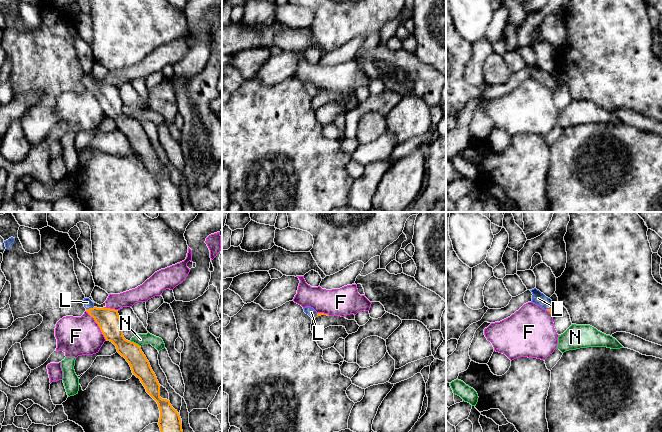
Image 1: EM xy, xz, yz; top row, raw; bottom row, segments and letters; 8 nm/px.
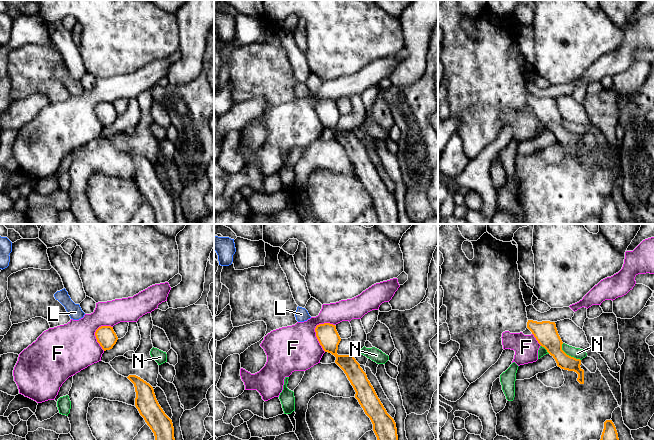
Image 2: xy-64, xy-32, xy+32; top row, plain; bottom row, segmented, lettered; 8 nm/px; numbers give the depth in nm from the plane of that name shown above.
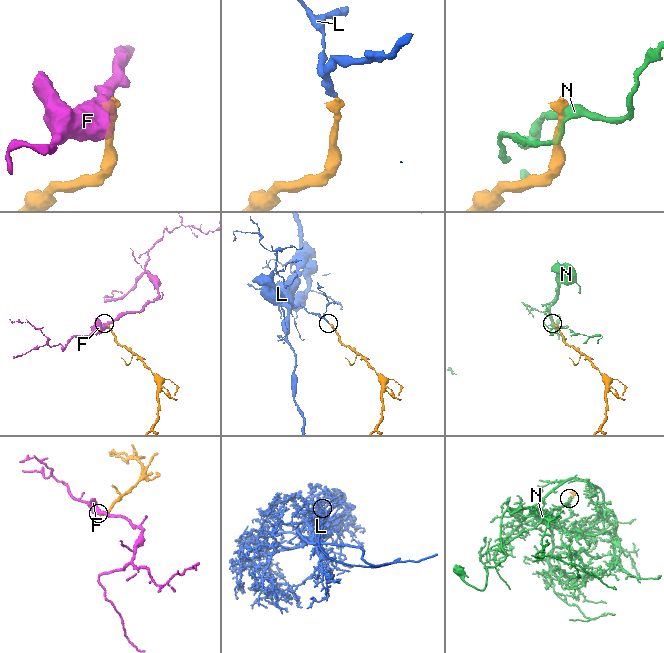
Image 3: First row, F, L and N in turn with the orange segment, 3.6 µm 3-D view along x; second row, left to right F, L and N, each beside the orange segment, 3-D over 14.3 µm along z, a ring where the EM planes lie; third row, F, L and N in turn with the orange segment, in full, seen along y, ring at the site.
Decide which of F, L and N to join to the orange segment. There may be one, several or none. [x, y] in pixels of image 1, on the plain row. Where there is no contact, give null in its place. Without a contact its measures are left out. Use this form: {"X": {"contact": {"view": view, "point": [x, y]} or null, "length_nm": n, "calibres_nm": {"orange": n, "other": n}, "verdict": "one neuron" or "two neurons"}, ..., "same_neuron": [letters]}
{"F": {"contact": {"view": "xy", "point": [98, 101]}, "length_nm": 280, "calibres_nm": {"orange": 180, "other": 320}, "verdict": "two neurons"}, "L": {"contact": {"view": "xy", "point": [89, 84]}, "length_nm": 70, "calibres_nm": {"orange": 180, "other": 70}, "verdict": "one neuron"}, "N": {"contact": {"view": "xy", "point": [135, 119]}, "length_nm": 90, "calibres_nm": {"orange": 180, "other": 90}, "verdict": "two neurons"}, "same_neuron": ["L"]}

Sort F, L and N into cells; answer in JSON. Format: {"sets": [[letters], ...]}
{"sets": [["F"], ["L"], ["N"]]}

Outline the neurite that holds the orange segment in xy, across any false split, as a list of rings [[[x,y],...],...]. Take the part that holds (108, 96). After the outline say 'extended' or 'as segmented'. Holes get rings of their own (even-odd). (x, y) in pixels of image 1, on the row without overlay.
[[[89,74],[83,76],[86,88],[94,94],[107,117],[112,118],[117,128],[129,139],[132,149],[140,155],[146,168],[157,178],[160,186],[158,201],[161,212],[183,212],[180,191],[170,177],[160,173],[160,160],[141,123],[123,112],[123,102],[118,87],[97,84]]]; extended

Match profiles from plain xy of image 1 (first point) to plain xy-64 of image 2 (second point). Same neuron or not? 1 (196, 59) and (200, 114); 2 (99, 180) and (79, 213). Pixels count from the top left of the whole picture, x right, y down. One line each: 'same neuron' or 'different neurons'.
1: different neurons
2: different neurons

